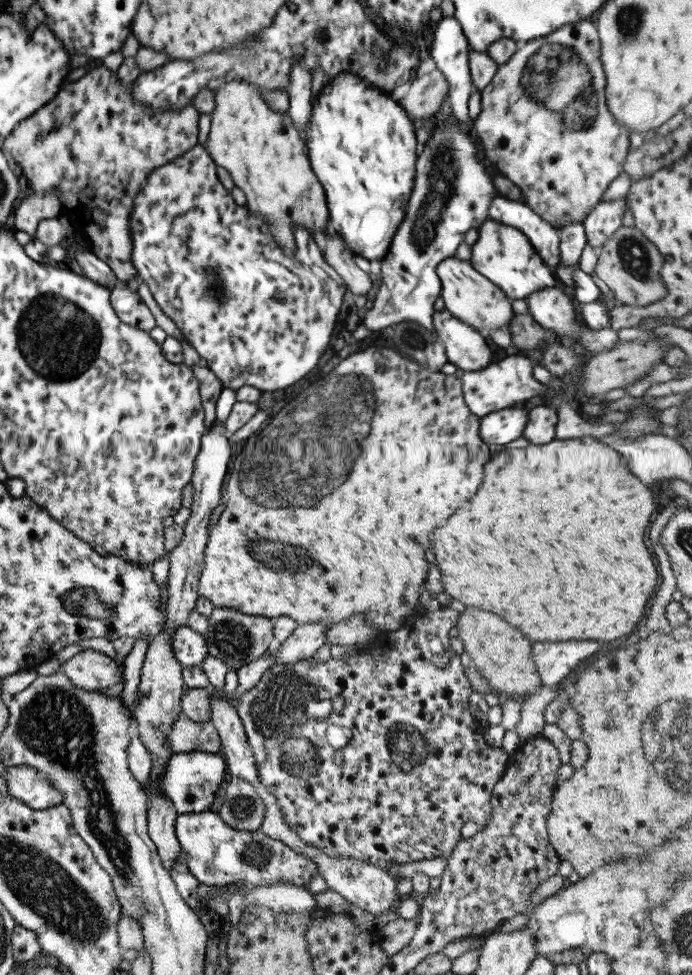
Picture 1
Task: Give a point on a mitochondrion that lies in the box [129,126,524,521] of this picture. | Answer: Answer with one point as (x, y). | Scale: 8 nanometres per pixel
(346, 405)

